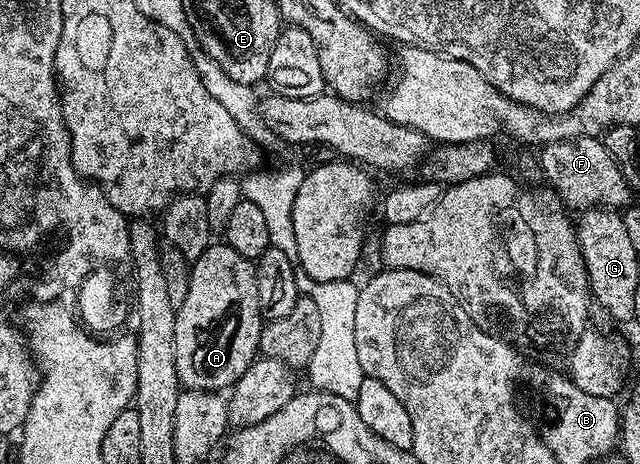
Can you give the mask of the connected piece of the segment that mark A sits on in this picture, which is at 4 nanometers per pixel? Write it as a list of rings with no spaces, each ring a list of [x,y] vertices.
[[[223,241],[213,242],[191,264],[186,301],[176,308],[174,365],[181,388],[227,392],[250,369],[260,350],[262,316],[253,260]]]

